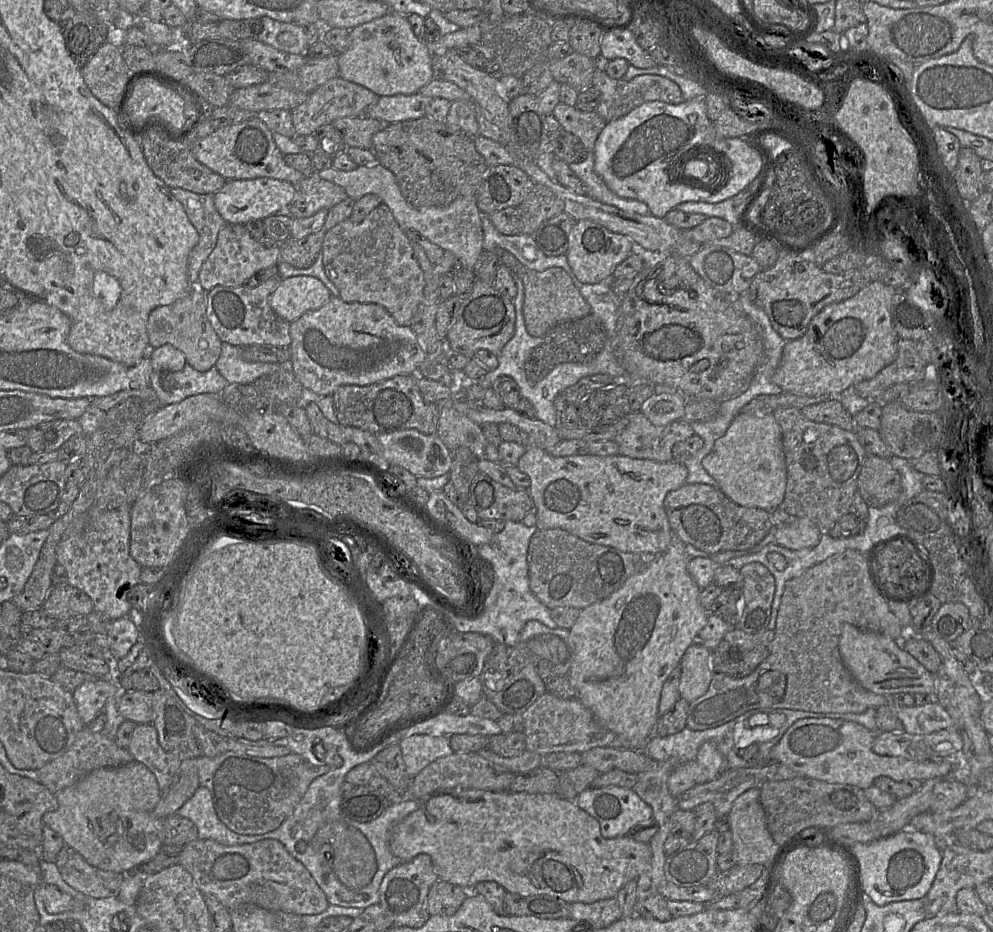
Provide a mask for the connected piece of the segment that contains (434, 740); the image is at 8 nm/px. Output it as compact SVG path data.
M414 734L400 741L403 761L411 778L436 759L454 753L448 737Z

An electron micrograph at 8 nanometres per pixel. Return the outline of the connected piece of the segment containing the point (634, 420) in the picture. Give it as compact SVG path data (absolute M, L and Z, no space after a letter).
M628 412L626 417L627 425L614 440L619 454L631 458L673 461L674 445L695 434L691 424L682 420L656 426L643 412Z

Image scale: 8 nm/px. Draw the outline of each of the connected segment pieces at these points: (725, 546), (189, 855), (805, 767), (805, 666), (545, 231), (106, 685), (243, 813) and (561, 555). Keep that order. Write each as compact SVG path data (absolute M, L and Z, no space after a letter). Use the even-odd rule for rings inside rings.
M686 483L670 491L664 500L670 526L688 547L708 555L726 551L749 551L760 543L774 526L770 513L756 507L743 507L730 500L719 488L709 484Z
M196 839L183 846L178 864L191 874L204 897L217 899L229 911L243 904L252 904L270 912L317 915L330 905L309 871L278 840L266 839L251 844L225 846L214 840Z
M805 718L794 722L779 742L771 748L770 759L779 762L798 774L829 783L848 784L866 789L876 778L886 776L900 782L909 779L925 781L944 778L952 770L954 758L941 761L914 761L898 756L878 755L873 751L876 733L864 726L831 718Z
M847 549L807 569L799 577L787 581L778 610L774 638L768 657L748 676L734 678L714 673L707 692L689 703L686 728L707 730L723 725L755 709L792 709L820 713L863 713L889 702L888 697L862 687L845 666L839 650L844 623L868 630L893 640L902 634L902 626L891 612L888 599L873 587L868 574L866 555Z
M562 212L546 221L531 235L538 249L546 256L565 255L575 220Z
M108 678L85 681L73 692L78 714L85 725L103 710L109 697L118 697L121 690L116 682Z
M227 751L213 758L201 755L183 759L175 780L184 774L196 774L200 786L210 791L218 818L231 831L258 835L278 828L294 812L311 782L327 772L327 765L314 765L295 753L265 758Z
M559 528L537 530L528 547L529 586L537 599L550 610L556 607L582 610L609 597L629 577L645 570L656 557L649 552L623 552L589 543Z

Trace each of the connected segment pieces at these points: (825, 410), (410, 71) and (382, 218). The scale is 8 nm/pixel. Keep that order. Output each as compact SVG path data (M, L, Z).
M839 397L805 406L801 413L814 422L836 425L847 431L856 429L853 417L845 410Z
M389 12L350 30L350 45L338 55L339 77L361 85L379 97L415 94L433 79L430 47L415 36L406 16Z
M385 204L373 209L361 222L344 220L325 233L321 249L324 271L347 303L372 303L384 307L400 326L410 326L423 300L424 276L410 240Z

